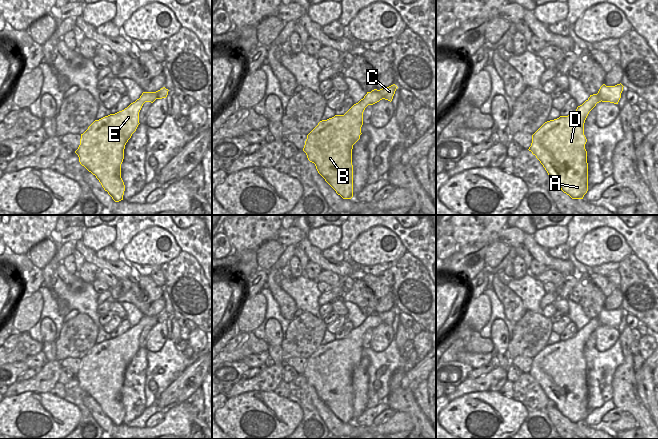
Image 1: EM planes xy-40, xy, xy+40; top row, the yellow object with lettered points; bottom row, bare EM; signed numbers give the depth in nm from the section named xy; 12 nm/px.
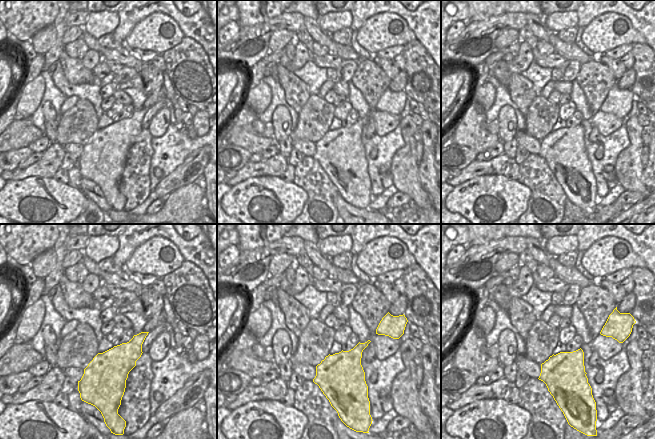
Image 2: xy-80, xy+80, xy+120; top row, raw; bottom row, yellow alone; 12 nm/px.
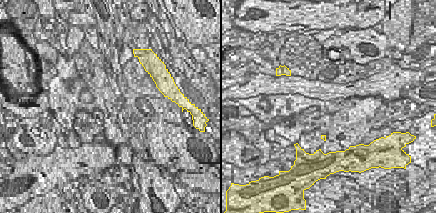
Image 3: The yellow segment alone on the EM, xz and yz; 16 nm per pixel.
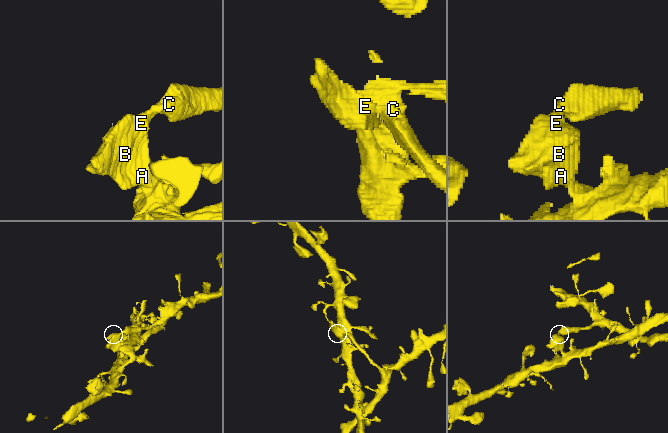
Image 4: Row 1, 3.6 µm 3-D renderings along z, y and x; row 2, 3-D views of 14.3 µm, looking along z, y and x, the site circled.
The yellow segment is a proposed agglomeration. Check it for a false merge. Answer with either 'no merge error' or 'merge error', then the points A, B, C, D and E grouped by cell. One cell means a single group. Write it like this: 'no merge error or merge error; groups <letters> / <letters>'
merge error; groups A B D E / C

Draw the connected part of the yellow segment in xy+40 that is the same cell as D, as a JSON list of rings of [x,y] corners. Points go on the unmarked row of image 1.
[[[597,318],[590,321],[576,335],[568,340],[545,346],[533,359],[529,375],[540,385],[548,399],[551,400],[561,414],[572,423],[583,423],[588,415],[588,387],[584,359],[584,347],[589,336],[601,326]]]

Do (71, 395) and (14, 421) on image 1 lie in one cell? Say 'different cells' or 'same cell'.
different cells

